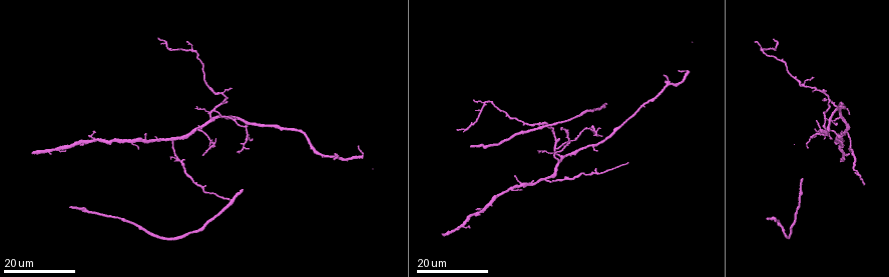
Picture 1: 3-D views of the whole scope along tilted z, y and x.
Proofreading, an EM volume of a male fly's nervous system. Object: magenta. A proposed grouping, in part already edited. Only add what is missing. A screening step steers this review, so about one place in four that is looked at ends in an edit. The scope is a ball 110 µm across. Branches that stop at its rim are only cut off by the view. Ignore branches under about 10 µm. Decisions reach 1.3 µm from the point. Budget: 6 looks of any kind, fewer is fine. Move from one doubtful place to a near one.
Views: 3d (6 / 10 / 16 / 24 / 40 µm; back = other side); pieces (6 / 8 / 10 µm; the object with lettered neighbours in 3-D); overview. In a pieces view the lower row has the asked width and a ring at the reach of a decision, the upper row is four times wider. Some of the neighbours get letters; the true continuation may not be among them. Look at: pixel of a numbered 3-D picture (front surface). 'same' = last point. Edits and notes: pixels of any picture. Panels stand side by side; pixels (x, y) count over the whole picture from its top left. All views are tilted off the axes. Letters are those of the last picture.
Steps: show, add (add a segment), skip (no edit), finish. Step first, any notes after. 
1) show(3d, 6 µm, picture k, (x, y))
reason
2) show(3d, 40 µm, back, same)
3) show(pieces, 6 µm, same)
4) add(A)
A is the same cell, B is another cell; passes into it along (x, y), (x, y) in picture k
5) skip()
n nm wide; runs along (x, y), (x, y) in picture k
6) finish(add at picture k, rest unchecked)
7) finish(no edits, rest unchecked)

show(3d, 24 µm, picture 1, (71, 207))
an open end

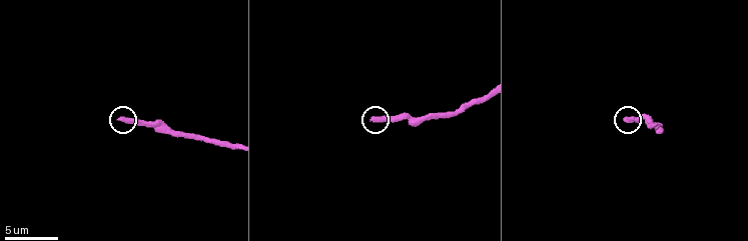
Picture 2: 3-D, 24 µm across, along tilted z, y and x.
show(pieces, 6 µm, picture 2, (121, 120))
what lies round it

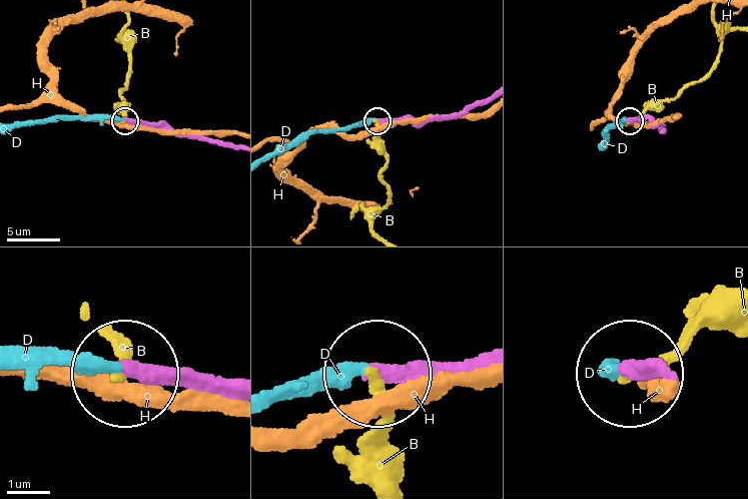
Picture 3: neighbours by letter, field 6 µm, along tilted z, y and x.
add(D)
D is the same cell, B and H are other cells; the cell continues

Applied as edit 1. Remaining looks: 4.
show(overview)

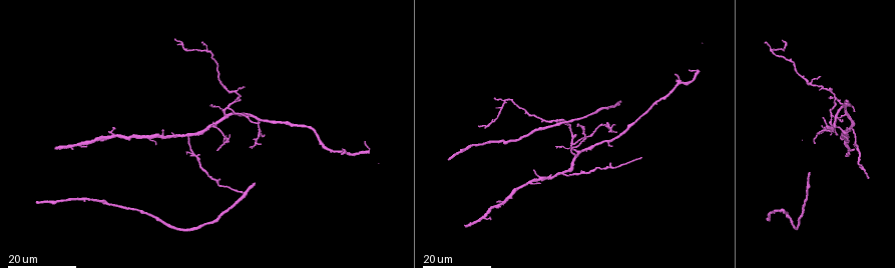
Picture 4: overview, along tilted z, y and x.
show(3d, 24 µm, picture 4, (575, 135))

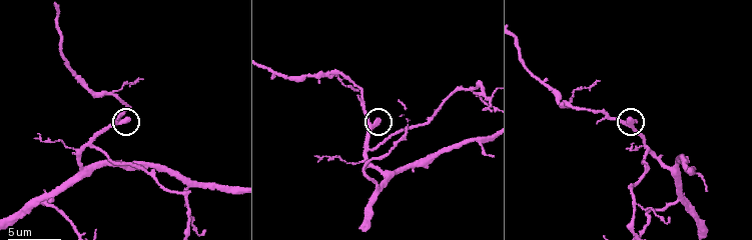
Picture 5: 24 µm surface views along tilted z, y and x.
show(3d, 6 µm, picture 5, (127, 120))

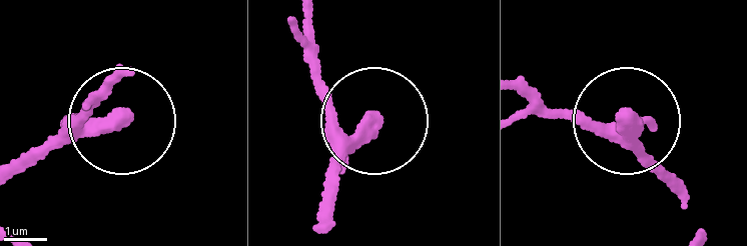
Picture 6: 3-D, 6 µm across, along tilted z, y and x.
show(pieces, 10 µm, picture 6, (626, 116))

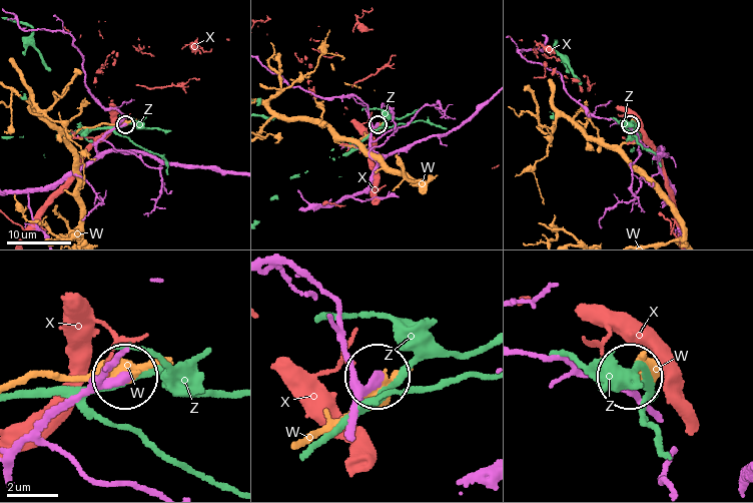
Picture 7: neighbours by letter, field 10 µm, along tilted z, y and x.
skip()
W, X and Z are other cells; none of them fits

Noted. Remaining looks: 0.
finish(add at picture 3, rest unchecked)

